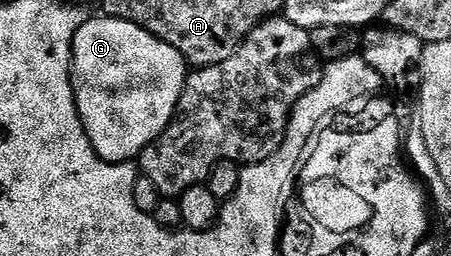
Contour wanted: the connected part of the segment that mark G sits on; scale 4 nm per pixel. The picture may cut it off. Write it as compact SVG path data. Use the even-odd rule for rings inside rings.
M87 17L74 37L74 103L94 151L106 162L129 162L137 159L144 147L151 146L174 118L186 86L188 63L172 44L164 44L152 32L123 18L97 17Z

